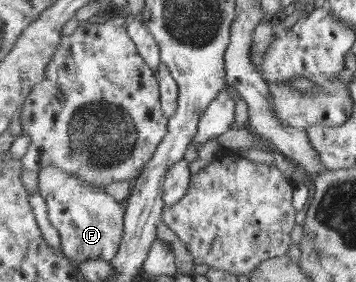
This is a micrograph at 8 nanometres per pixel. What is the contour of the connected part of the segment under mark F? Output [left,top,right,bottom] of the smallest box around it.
[38,165,125,264]

